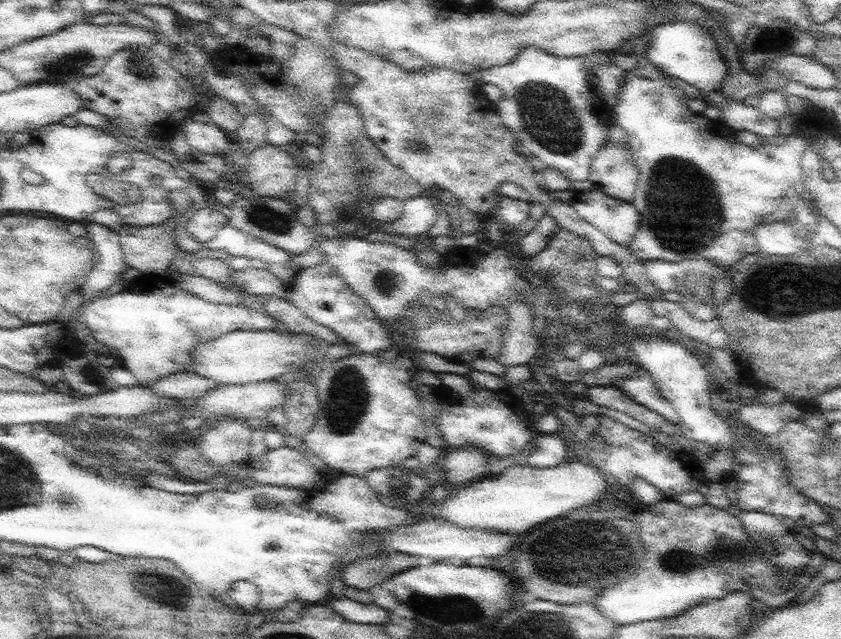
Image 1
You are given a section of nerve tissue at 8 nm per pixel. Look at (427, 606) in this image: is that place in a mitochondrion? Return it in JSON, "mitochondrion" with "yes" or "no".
{"mitochondrion":"yes"}

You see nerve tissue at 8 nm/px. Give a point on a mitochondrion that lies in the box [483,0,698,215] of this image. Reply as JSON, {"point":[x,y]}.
{"point":[546,114]}

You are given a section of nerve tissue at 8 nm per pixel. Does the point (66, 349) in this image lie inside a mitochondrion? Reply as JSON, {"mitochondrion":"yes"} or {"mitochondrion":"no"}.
{"mitochondrion":"no"}

